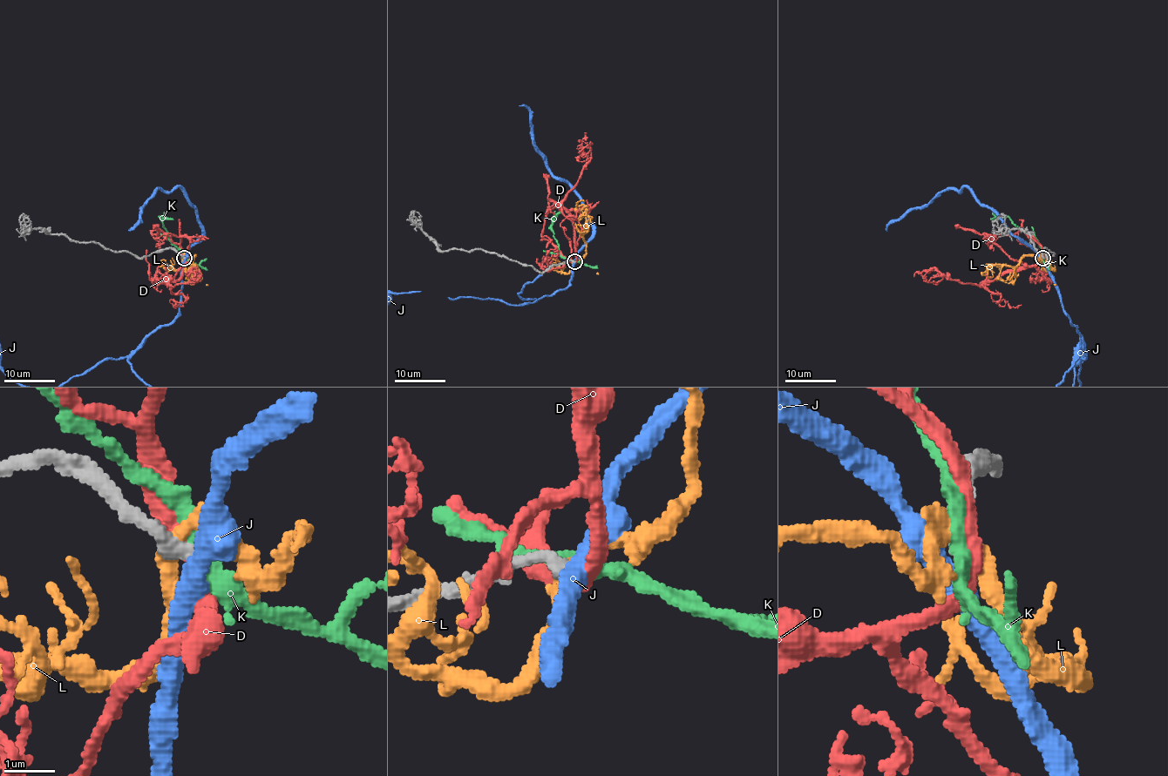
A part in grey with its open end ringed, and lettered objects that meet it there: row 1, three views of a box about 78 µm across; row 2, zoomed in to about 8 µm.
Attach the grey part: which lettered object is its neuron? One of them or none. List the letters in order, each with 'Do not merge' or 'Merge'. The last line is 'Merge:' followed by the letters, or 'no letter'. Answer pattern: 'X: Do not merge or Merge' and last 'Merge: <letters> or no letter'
D: Do not merge
J: Do not merge
K: Do not merge
L: Do not merge
Merge: no letter

